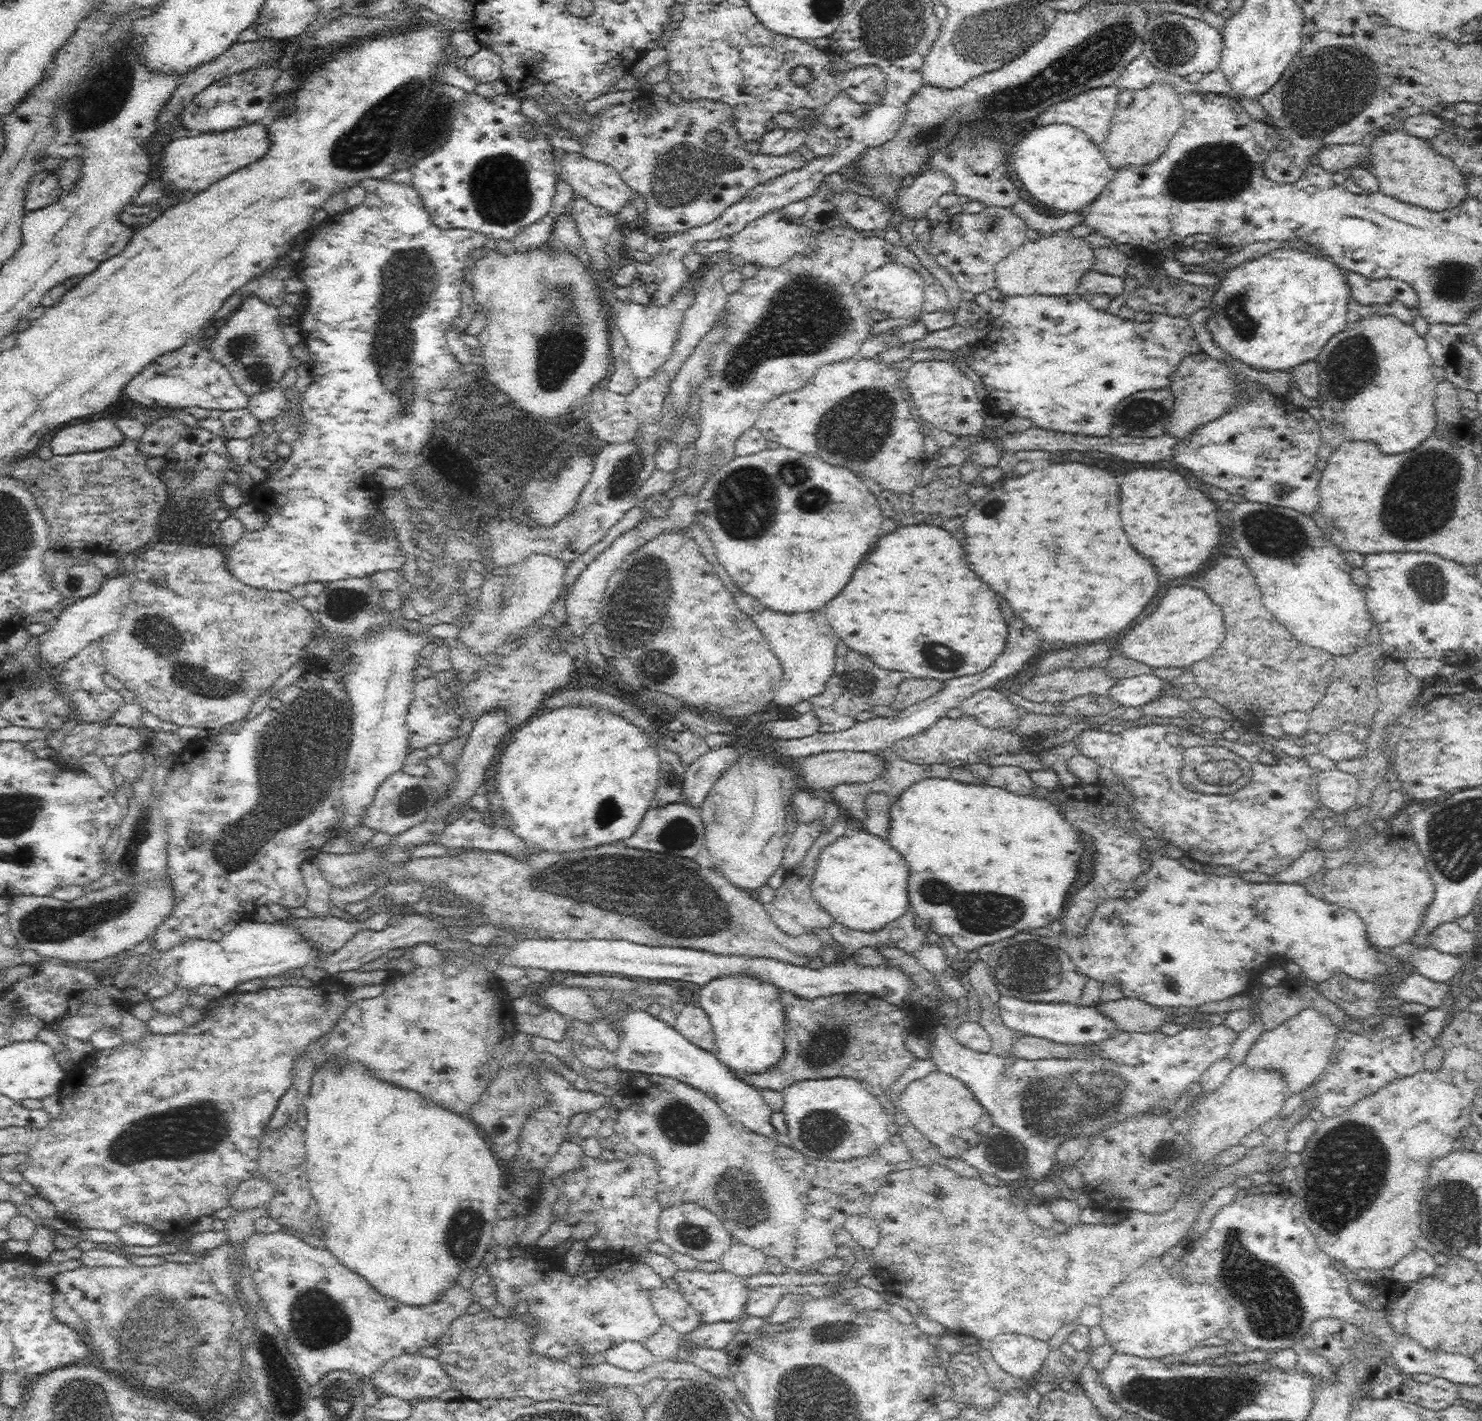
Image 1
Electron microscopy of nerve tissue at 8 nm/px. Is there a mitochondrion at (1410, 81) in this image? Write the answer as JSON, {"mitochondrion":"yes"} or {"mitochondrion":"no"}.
{"mitochondrion":"no"}

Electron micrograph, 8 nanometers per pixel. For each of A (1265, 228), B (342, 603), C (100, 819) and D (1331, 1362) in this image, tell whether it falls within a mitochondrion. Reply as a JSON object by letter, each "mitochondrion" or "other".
{"A":"other","B":"mitochondrion","C":"other","D":"other"}

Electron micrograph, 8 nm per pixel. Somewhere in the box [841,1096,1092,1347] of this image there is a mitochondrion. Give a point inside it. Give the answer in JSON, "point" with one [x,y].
{"point":[1001,1152]}

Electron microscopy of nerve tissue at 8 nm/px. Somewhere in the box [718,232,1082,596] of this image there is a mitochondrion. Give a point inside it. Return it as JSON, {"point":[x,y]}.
{"point":[806,316]}

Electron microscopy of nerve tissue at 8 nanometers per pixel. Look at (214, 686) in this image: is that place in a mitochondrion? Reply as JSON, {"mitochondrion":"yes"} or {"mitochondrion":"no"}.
{"mitochondrion":"yes"}

